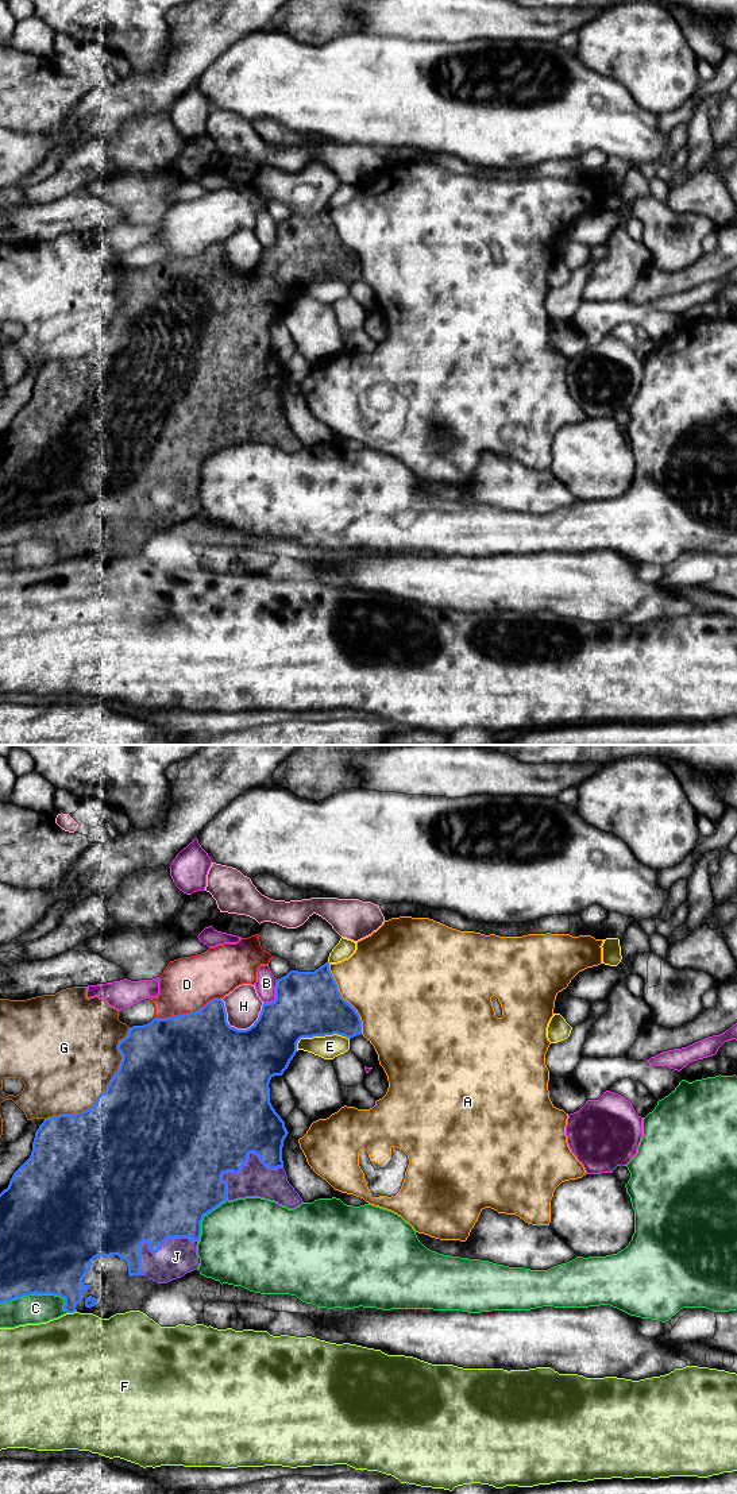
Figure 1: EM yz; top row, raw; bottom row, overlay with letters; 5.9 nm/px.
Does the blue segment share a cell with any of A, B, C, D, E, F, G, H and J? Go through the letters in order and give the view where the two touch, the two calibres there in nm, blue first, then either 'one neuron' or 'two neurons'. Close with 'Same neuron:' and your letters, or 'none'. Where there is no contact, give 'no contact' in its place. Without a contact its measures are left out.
A: meets blue in yz; 380 nm thick on the blue side, 460 nm on the other; two neurons
B: meets blue in yz; 380 nm thick on the blue side, 120 nm on the other; two neurons
C: meets blue in yz; 500 nm thick on the blue side, 180 nm on the other; two neurons
D: meets blue in yz; 500 nm thick on the blue side, 320 nm on the other; two neurons
E: meets blue in yz; 380 nm thick on the blue side, 140 nm on the other; two neurons
F: meets blue in yz; 280 nm thick on the blue side, 480 nm on the other; two neurons
G: meets blue in yz; 500 nm thick on the blue side, 480 nm on the other; two neurons
H: meets blue in yz; 500 nm thick on the blue side, 220 nm on the other; two neurons
J: meets blue in yz; 380 nm thick on the blue side, 220 nm on the other; one neuron
Same neuron: J

